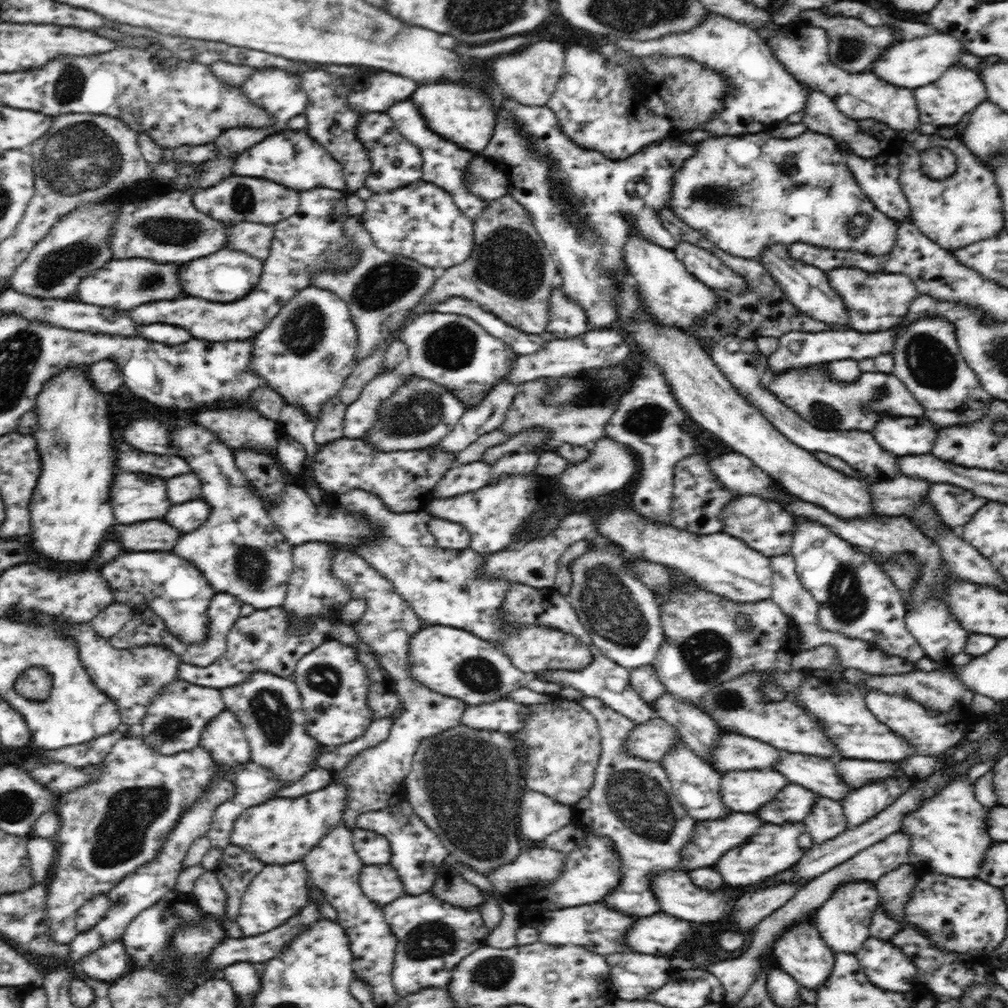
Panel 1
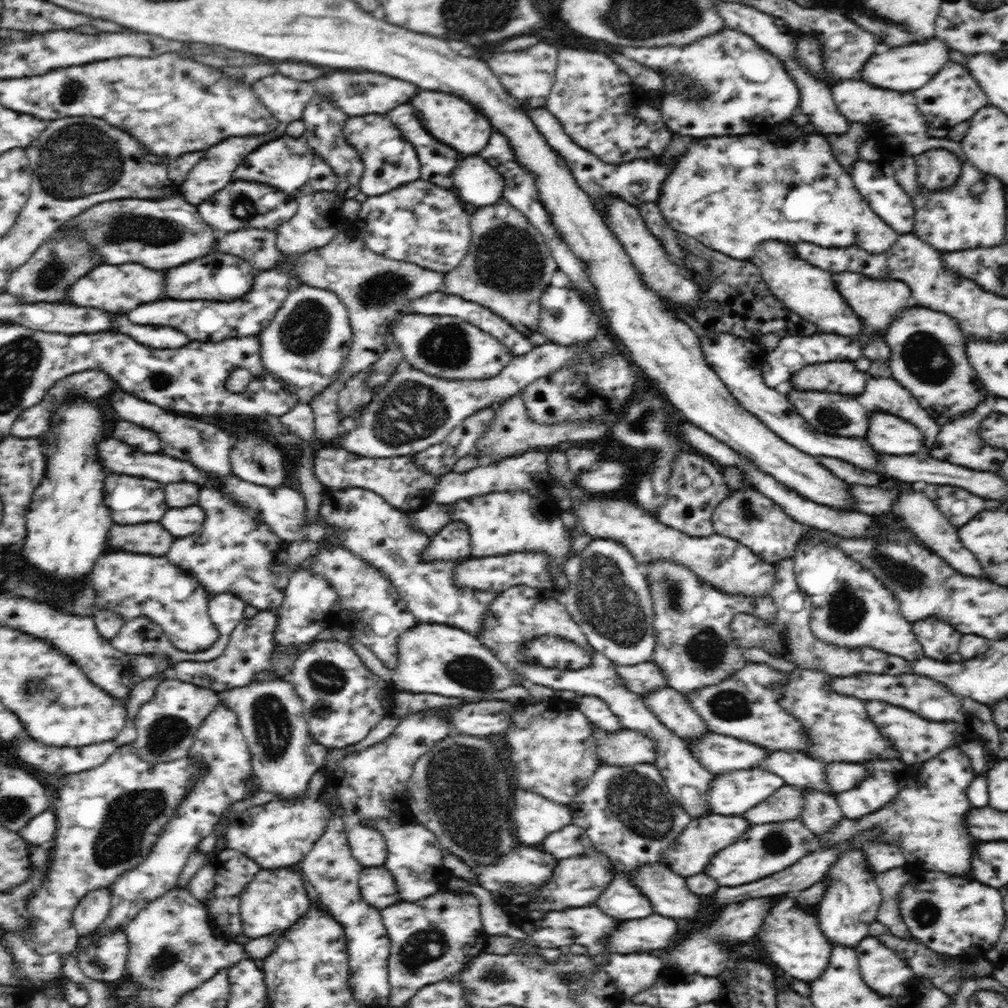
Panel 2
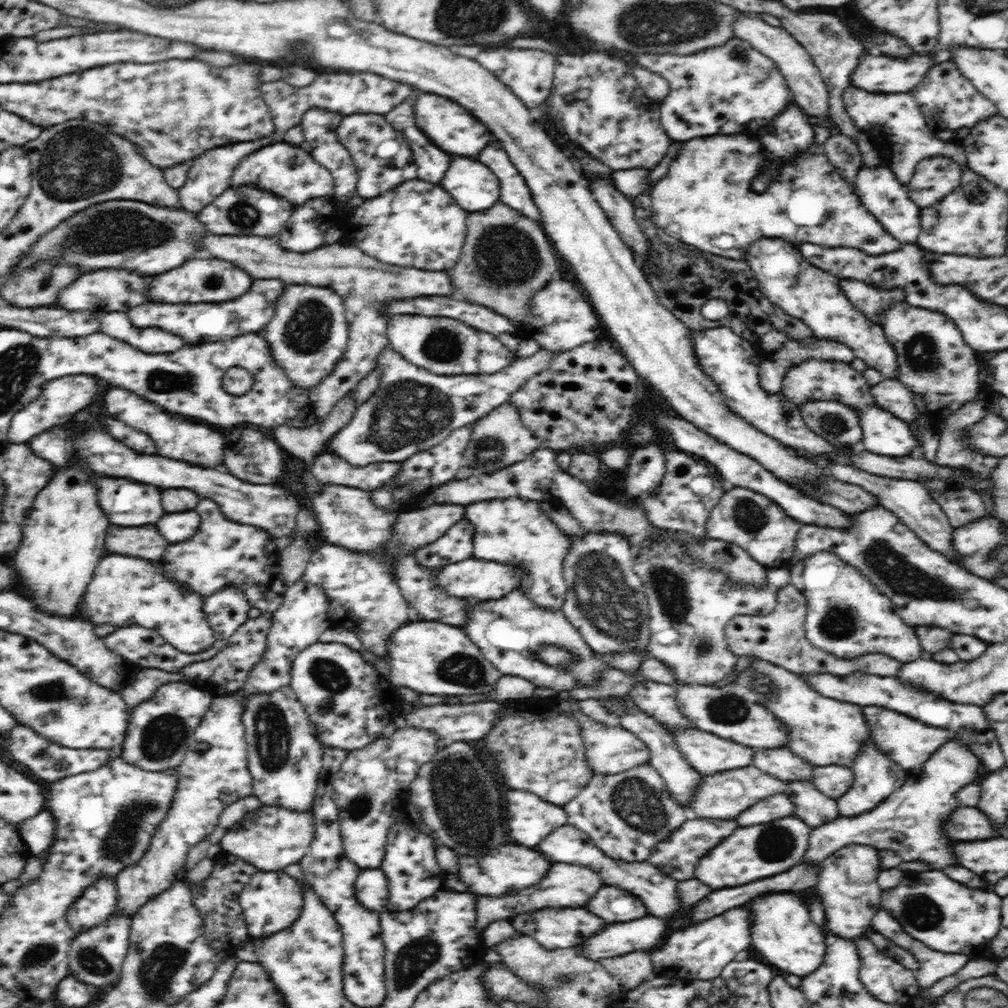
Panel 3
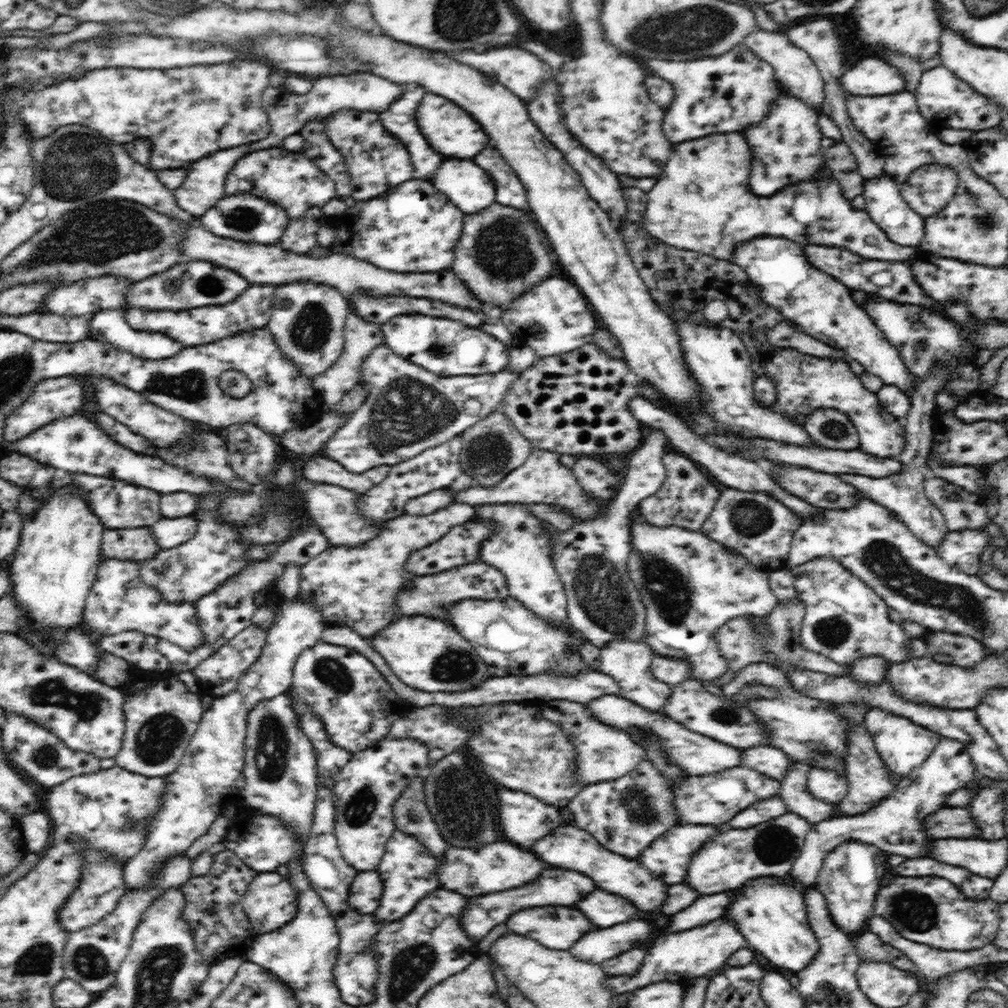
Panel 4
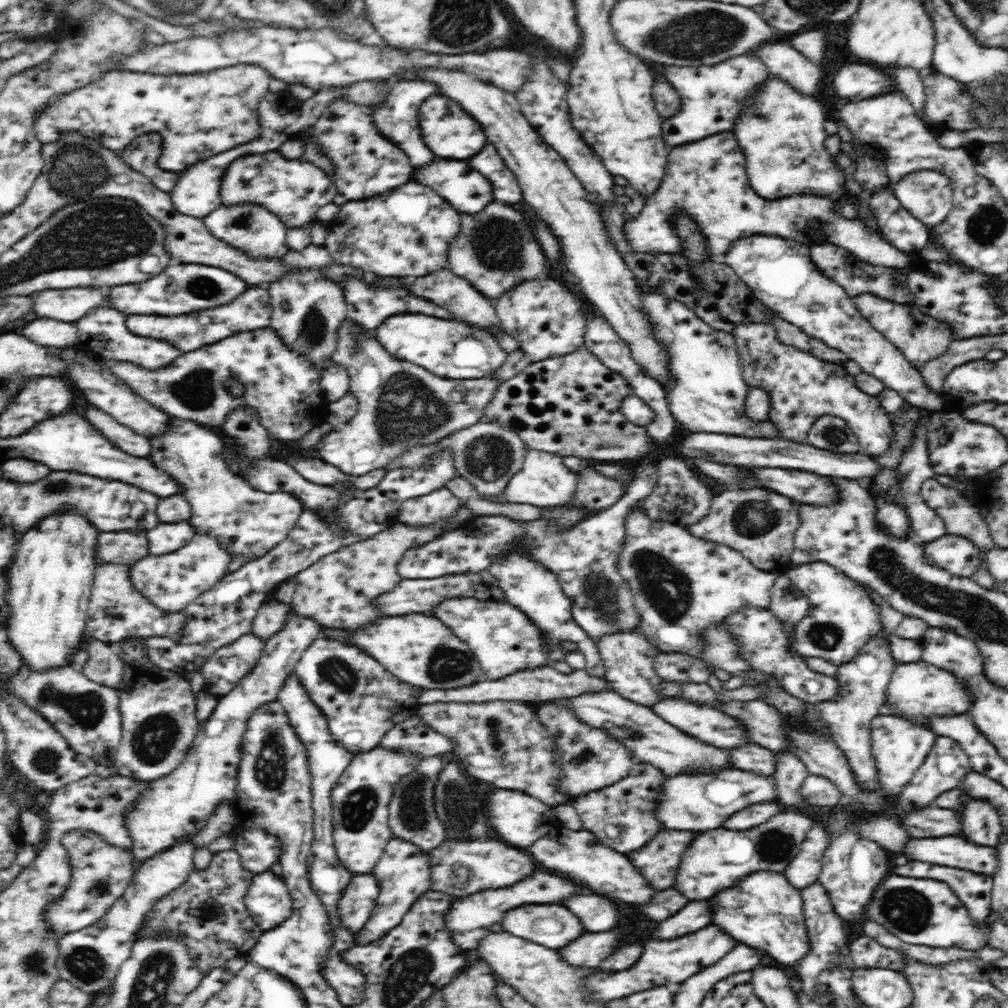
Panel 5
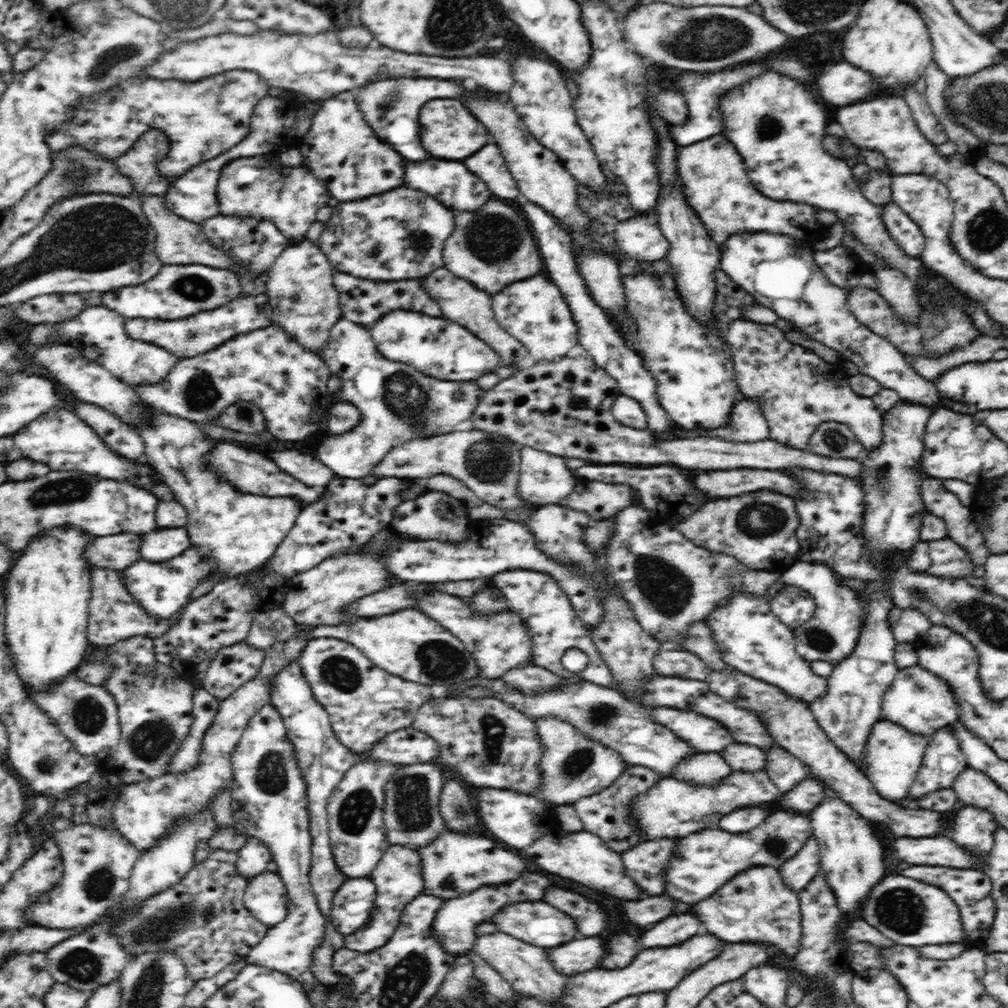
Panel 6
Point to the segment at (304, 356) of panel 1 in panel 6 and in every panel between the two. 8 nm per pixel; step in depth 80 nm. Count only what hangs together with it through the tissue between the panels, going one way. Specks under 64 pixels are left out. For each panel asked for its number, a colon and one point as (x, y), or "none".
2: (305, 346)
3: (308, 334)
4: (308, 320)
5: (309, 309)
6: (305, 303)

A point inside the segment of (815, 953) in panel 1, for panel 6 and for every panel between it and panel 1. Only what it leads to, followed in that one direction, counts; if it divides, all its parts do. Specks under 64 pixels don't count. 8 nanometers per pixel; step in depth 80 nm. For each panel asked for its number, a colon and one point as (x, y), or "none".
2: (795, 944)
3: (782, 929)
4: (770, 913)
5: (764, 911)
6: (757, 906)

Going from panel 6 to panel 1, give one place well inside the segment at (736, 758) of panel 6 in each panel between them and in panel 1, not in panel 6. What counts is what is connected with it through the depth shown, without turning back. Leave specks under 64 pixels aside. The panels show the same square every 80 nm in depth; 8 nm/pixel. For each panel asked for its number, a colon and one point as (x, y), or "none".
1: (818, 774)
2: (798, 769)
3: (782, 763)
4: (768, 760)
5: (752, 757)

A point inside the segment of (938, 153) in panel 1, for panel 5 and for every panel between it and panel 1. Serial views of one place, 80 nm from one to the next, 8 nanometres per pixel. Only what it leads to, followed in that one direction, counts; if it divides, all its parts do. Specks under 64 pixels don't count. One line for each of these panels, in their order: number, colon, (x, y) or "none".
2: (938, 170)
3: (936, 178)
4: (928, 189)
5: (928, 195)

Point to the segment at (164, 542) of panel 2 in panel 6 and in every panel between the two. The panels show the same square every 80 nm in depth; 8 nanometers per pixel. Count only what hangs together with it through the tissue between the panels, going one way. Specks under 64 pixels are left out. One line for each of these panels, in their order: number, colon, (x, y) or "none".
3: (145, 541)
4: (138, 544)
5: (119, 547)
6: (116, 552)

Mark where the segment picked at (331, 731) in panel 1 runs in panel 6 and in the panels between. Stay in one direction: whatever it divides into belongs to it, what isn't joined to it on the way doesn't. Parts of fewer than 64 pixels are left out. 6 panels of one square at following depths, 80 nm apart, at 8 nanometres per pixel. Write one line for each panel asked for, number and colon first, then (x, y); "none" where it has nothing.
2: (342, 699)
3: (349, 704)
4: (357, 705)
5: (362, 701)
6: (365, 703)

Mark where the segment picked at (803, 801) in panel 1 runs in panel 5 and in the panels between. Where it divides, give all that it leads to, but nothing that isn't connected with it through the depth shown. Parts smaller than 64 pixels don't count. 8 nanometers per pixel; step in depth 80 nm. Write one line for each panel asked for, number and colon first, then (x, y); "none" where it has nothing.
2: (786, 803)
3: (778, 806)
4: (765, 810)
5: (749, 817)

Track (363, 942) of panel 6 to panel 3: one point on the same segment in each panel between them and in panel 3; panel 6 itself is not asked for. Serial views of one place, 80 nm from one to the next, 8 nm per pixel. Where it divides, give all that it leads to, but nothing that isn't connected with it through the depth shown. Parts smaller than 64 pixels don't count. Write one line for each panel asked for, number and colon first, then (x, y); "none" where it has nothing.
3: (410, 864)
4: (409, 872)
5: (403, 873)

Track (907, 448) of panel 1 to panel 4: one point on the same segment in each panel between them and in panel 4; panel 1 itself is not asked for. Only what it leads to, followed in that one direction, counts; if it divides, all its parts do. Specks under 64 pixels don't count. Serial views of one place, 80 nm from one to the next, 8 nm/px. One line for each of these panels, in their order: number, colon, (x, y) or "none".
2: (888, 435)
3: (884, 434)
4: (804, 384)

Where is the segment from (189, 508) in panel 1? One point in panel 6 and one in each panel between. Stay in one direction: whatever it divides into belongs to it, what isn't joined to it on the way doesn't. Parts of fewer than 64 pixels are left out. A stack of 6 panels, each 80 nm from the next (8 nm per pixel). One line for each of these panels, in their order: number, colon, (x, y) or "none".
2: (180, 522)
3: (178, 527)
4: (170, 532)
5: (165, 538)
6: (158, 546)

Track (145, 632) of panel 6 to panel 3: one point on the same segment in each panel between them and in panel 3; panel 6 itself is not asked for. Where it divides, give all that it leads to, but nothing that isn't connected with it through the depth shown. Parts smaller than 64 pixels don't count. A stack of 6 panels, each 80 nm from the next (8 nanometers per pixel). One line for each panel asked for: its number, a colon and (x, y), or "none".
3: (124, 591)
4: (118, 601)
5: (116, 610)

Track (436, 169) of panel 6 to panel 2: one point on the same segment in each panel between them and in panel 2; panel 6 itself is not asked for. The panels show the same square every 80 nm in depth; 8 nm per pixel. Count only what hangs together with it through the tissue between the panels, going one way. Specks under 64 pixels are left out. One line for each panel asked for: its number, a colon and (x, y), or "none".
2: (474, 182)
3: (474, 188)
4: (461, 181)
5: (466, 190)

